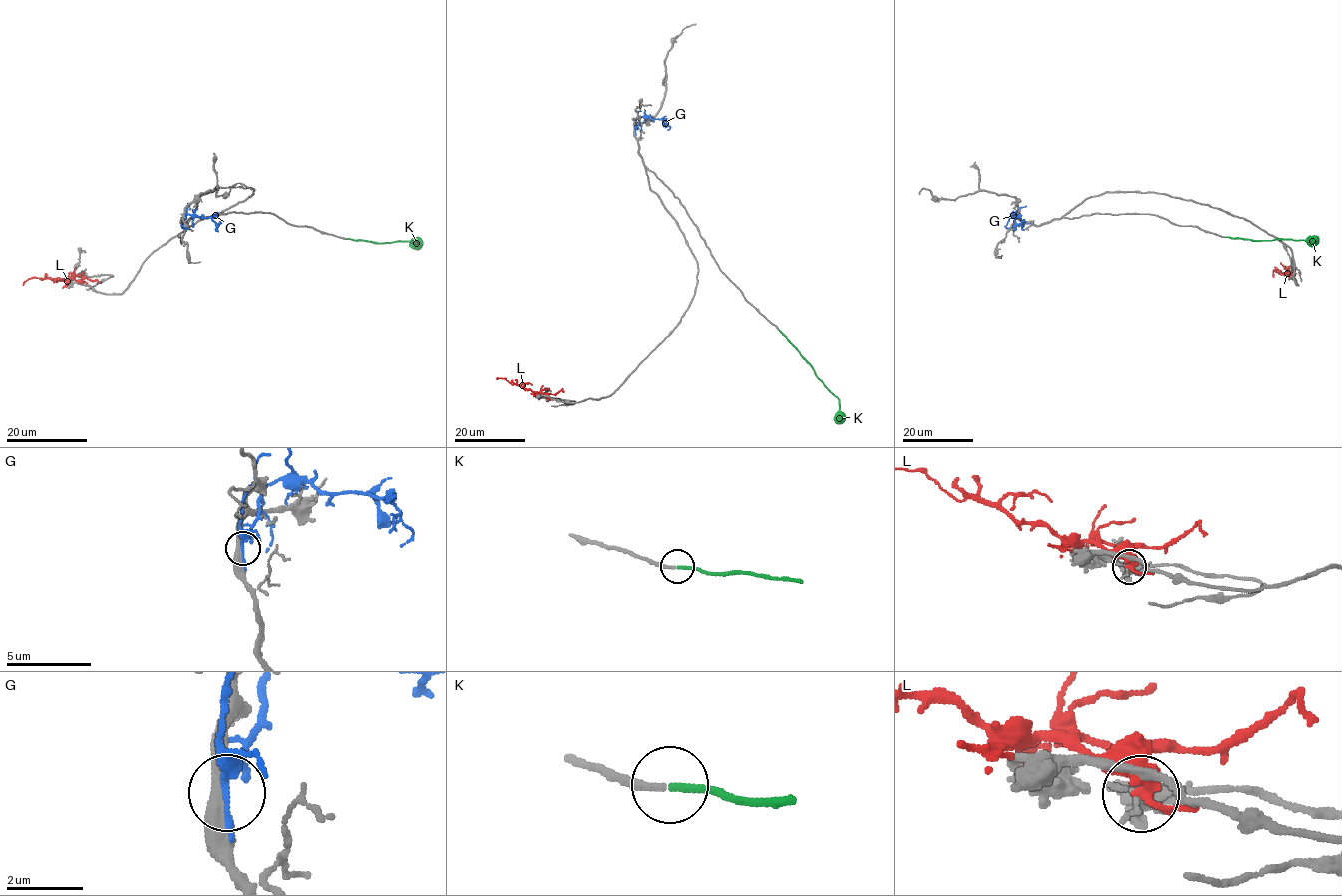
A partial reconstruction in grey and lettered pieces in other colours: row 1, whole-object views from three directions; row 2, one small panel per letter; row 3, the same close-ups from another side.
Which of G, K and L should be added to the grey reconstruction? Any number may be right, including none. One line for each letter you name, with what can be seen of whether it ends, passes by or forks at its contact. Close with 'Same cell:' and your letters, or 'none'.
K: It ends there
Same cell: K

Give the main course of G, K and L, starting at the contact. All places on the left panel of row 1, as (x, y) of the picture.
G: (181, 222), (186, 214), (211, 217), (220, 224), (222, 221), (219, 220)
K: (347, 239), (416, 243)
L: (82, 280), (33, 277), (22, 285)

